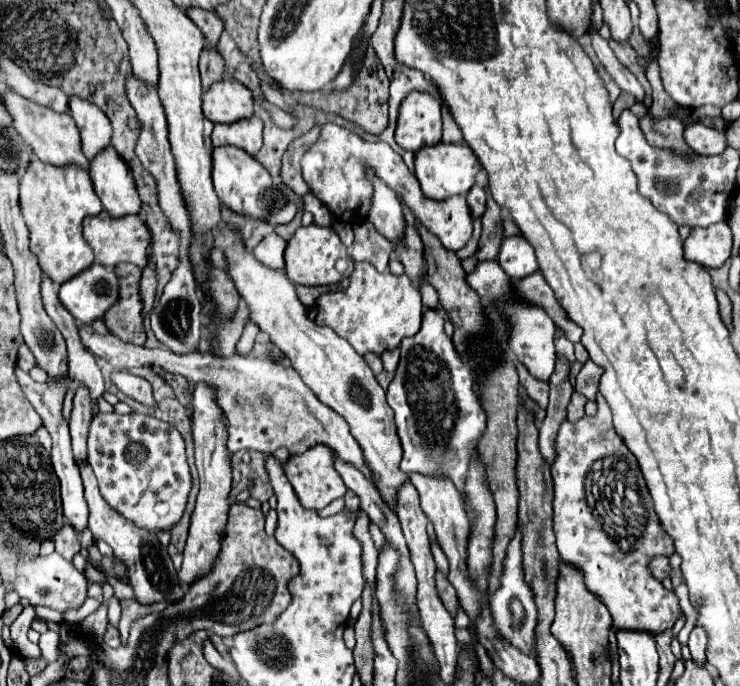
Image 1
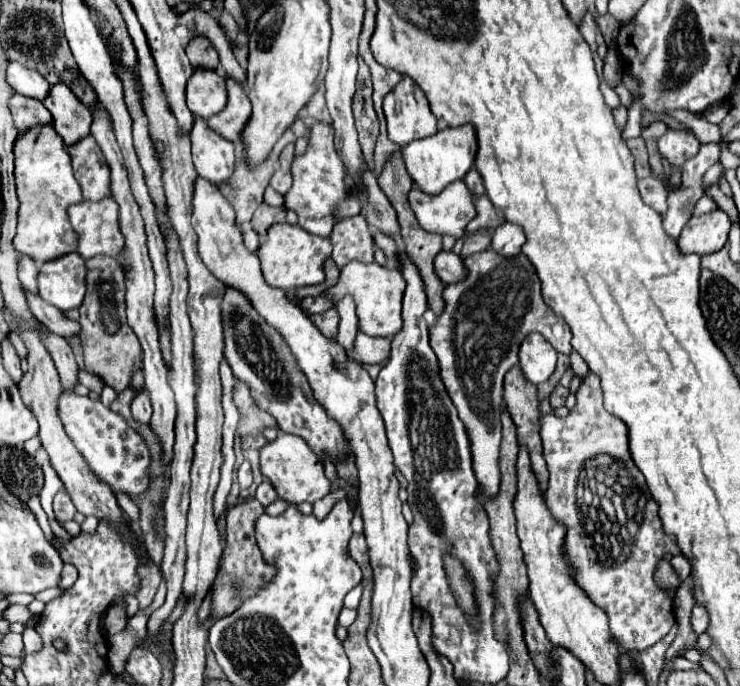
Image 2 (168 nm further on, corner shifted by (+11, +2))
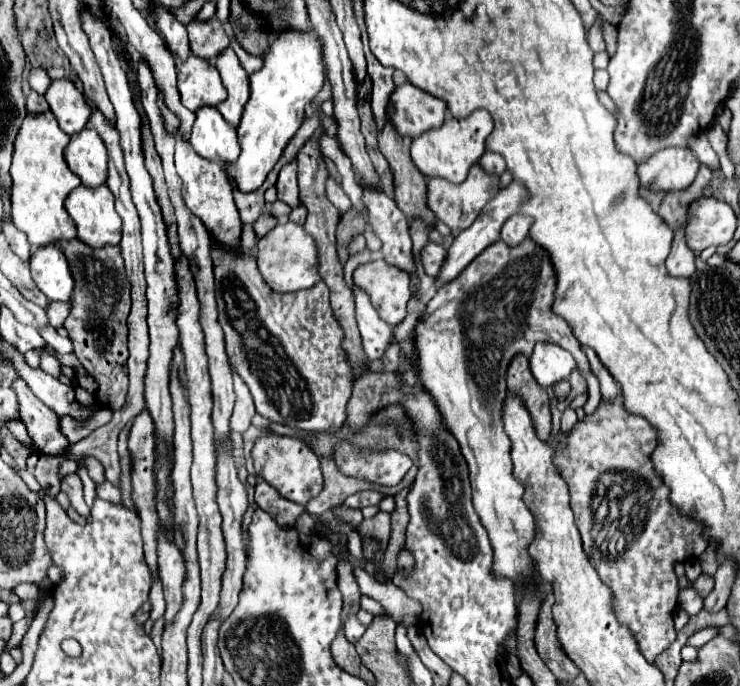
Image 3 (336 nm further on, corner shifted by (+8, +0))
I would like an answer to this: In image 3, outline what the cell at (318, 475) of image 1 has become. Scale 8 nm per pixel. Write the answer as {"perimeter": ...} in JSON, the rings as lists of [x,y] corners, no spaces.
{"perimeter":[[[276,433],[262,435],[252,449],[254,457],[254,469],[256,473],[270,483],[284,499],[294,501],[298,505],[306,505],[312,497],[316,497],[324,485],[322,471],[320,471],[320,461],[310,449],[308,443],[296,437],[282,437]]]}

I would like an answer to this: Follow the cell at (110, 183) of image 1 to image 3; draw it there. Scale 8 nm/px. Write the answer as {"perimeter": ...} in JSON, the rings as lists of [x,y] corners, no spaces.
{"perimeter":[[[84,129],[76,137],[70,137],[64,155],[66,159],[70,159],[72,173],[76,173],[86,187],[96,189],[98,185],[106,183],[108,153],[96,129]]]}

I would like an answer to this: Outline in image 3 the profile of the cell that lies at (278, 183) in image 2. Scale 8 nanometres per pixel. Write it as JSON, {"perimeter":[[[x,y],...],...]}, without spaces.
{"perimeter":[[[294,161],[286,163],[280,169],[276,189],[278,189],[278,199],[280,201],[286,201],[290,207],[300,205],[300,199],[298,199],[298,171],[296,171]]]}

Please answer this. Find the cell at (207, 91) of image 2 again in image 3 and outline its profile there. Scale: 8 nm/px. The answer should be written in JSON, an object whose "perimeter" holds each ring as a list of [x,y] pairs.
{"perimeter":[[[190,55],[186,61],[176,63],[176,69],[184,107],[196,111],[202,107],[218,107],[226,101],[226,89],[220,81],[218,69],[208,61]]]}

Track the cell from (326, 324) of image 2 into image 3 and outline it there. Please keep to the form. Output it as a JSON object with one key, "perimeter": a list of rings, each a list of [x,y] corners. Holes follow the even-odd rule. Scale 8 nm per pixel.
{"perimeter":[[[212,243],[212,259],[226,353],[230,365],[248,385],[256,411],[294,429],[338,433],[346,421],[346,403],[358,375],[344,353],[344,329],[332,313],[324,281],[304,291],[282,294],[266,285],[254,255],[236,257],[222,253]],[[300,295],[302,299],[298,299]]]}

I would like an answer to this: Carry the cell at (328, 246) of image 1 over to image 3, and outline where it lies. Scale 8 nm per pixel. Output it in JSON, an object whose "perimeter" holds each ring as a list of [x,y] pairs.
{"perimeter":[[[288,221],[284,225],[276,225],[270,233],[266,233],[256,247],[256,263],[264,277],[264,281],[280,293],[310,289],[320,281],[318,273],[318,249],[316,241],[304,233],[304,227]]]}

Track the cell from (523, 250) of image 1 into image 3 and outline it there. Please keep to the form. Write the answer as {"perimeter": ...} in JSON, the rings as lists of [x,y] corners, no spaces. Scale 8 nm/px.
{"perimeter":[[[516,213],[514,217],[510,217],[500,233],[500,239],[506,245],[520,245],[520,241],[524,241],[528,237],[528,229],[532,225],[530,217],[520,217],[520,213]]]}

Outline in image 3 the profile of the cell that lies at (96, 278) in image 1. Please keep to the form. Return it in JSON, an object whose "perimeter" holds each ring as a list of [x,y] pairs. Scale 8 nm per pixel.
{"perimeter":[[[56,245],[36,249],[30,263],[30,273],[38,289],[52,301],[72,301],[74,277],[68,269],[68,259]]]}

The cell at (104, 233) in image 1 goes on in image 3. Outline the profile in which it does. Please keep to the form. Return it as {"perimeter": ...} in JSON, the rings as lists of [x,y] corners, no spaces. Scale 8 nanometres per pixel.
{"perimeter":[[[80,185],[66,199],[66,211],[76,223],[78,239],[92,249],[118,245],[122,221],[114,209],[112,191],[106,185],[88,189]]]}

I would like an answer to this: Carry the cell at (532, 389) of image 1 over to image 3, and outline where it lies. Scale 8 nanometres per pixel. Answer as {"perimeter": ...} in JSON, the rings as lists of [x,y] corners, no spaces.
{"perimeter":[[[622,399],[600,401],[598,409],[580,419],[568,433],[564,445],[554,439],[554,465],[570,489],[570,507],[582,535],[584,553],[598,571],[600,579],[612,589],[612,609],[622,625],[626,625],[648,663],[665,651],[674,639],[674,609],[678,605],[676,561],[692,559],[708,547],[702,539],[700,523],[680,515],[668,501],[668,489],[654,473],[650,453],[656,447],[656,431],[642,417],[624,413]]]}

